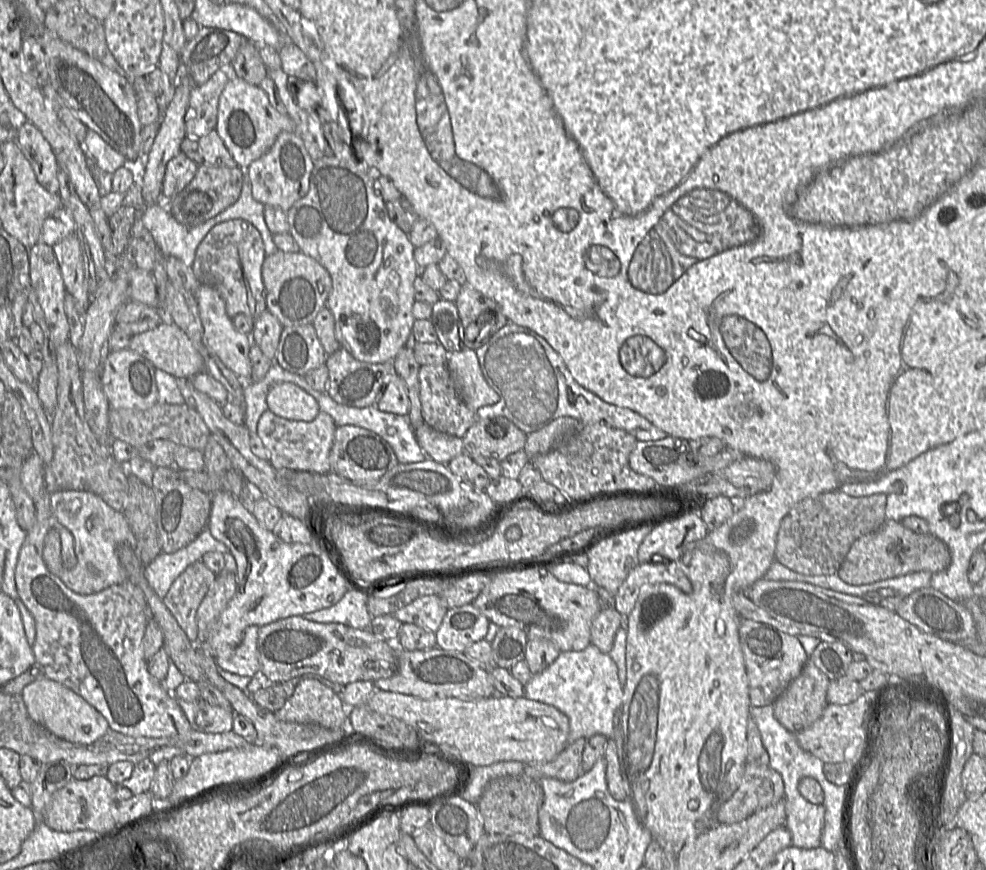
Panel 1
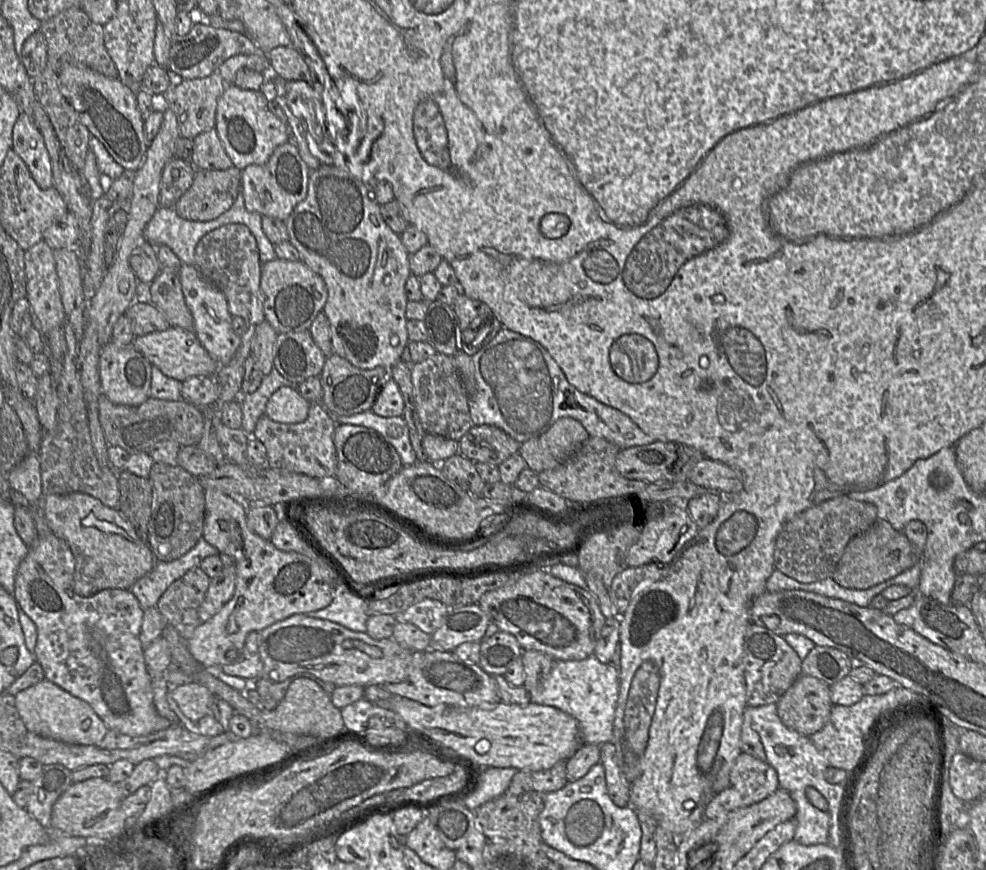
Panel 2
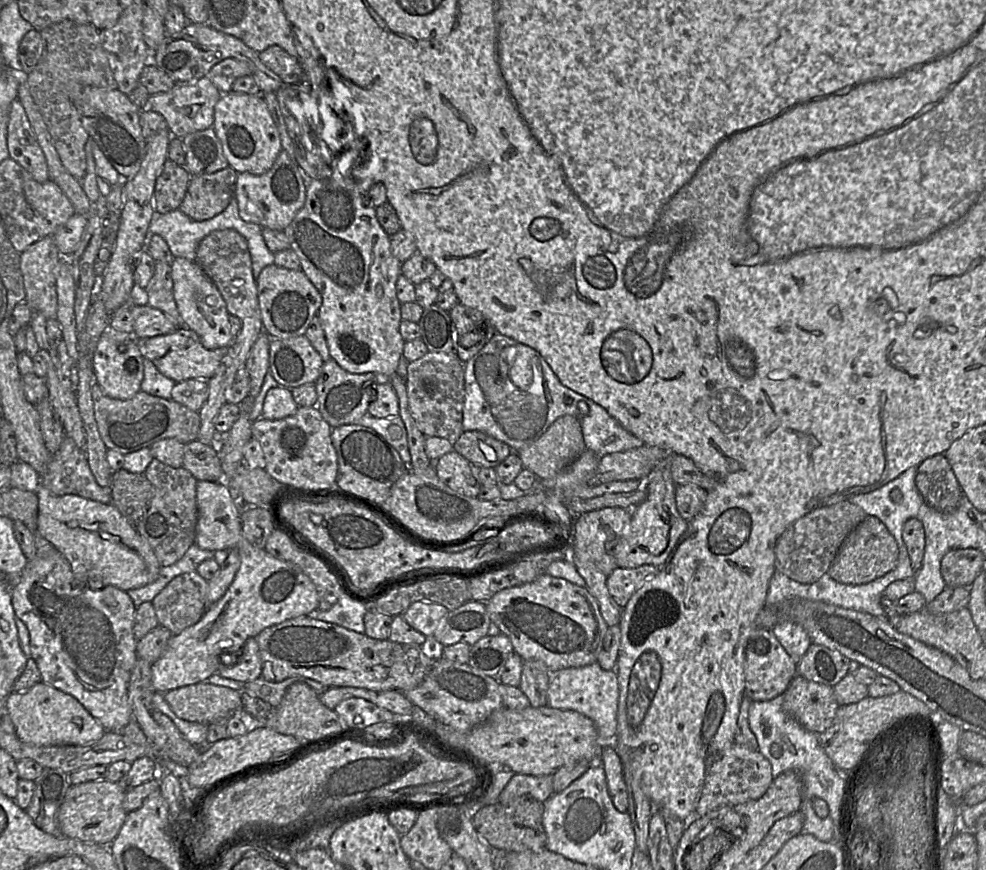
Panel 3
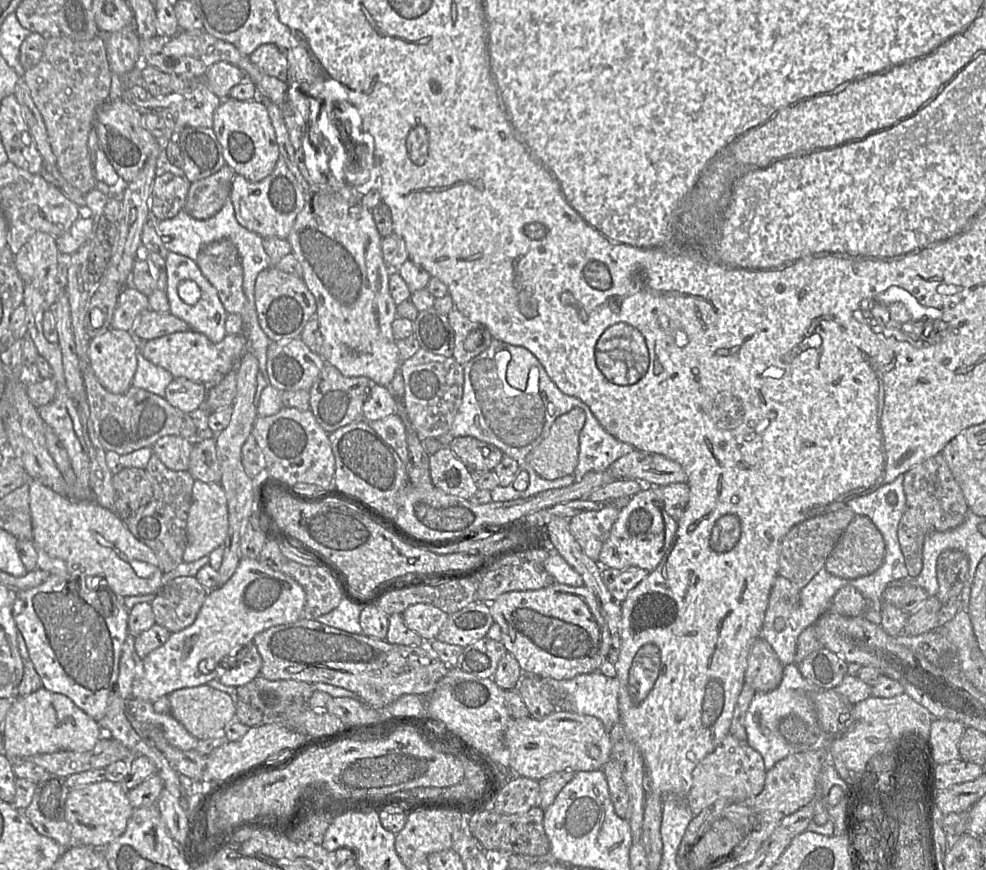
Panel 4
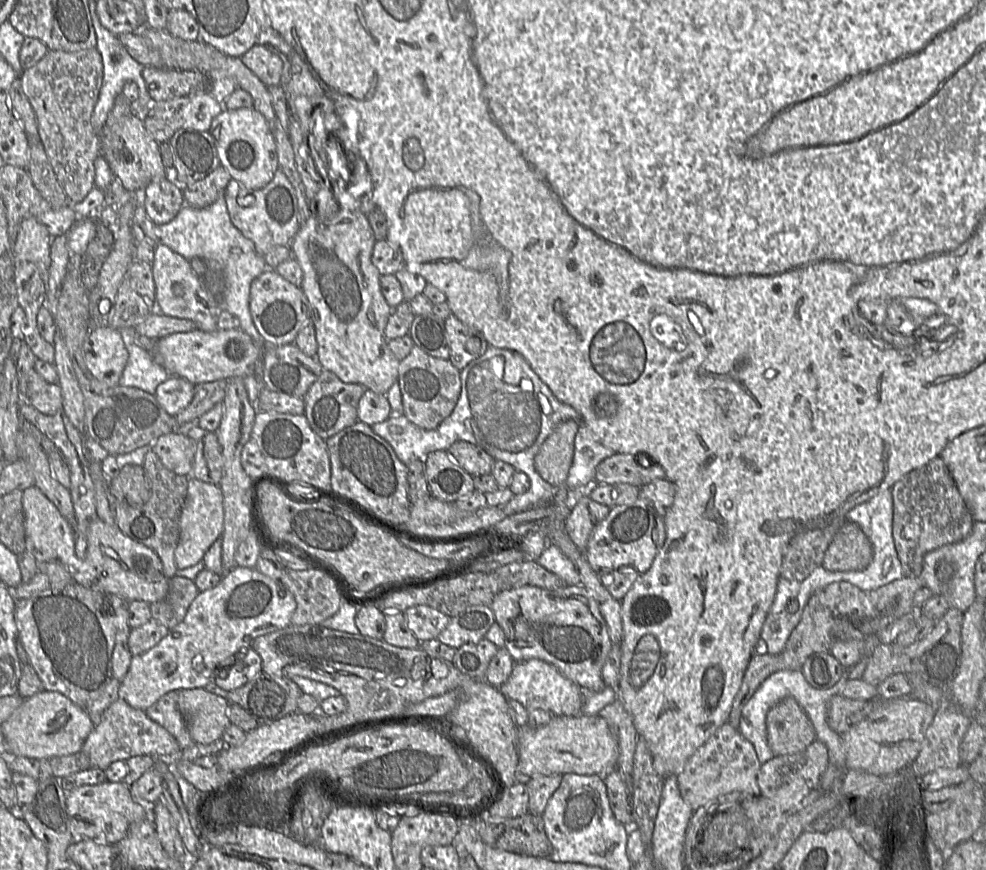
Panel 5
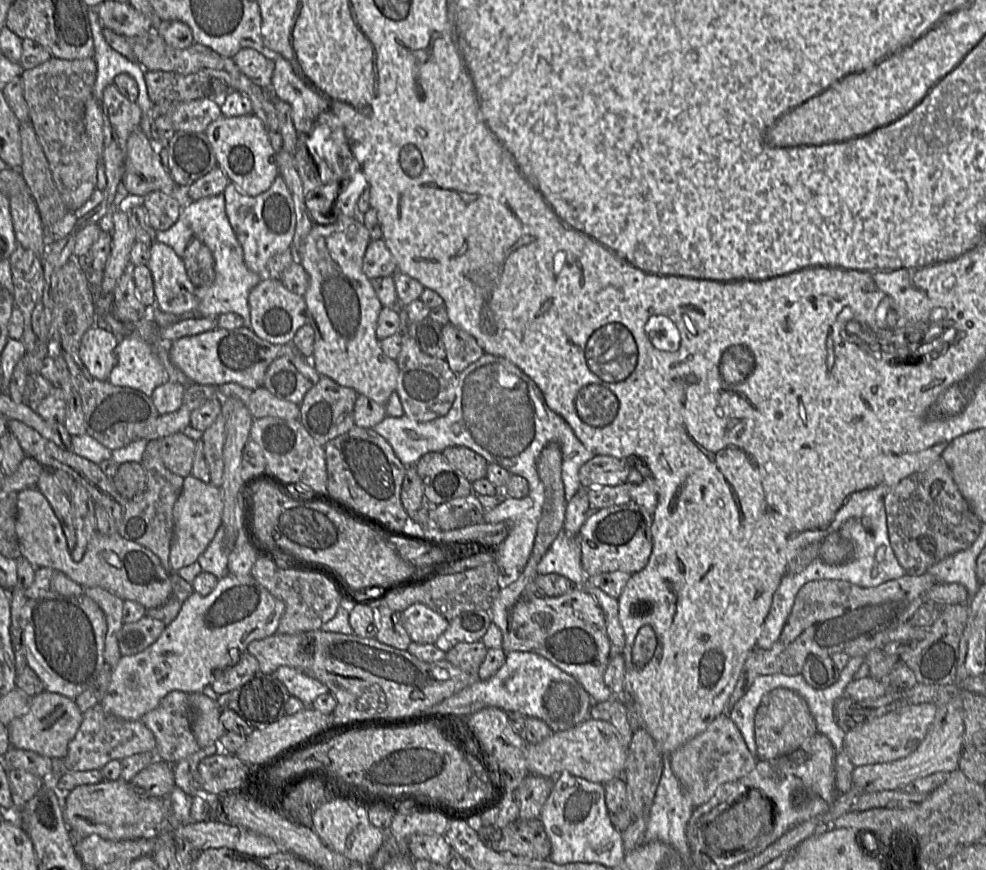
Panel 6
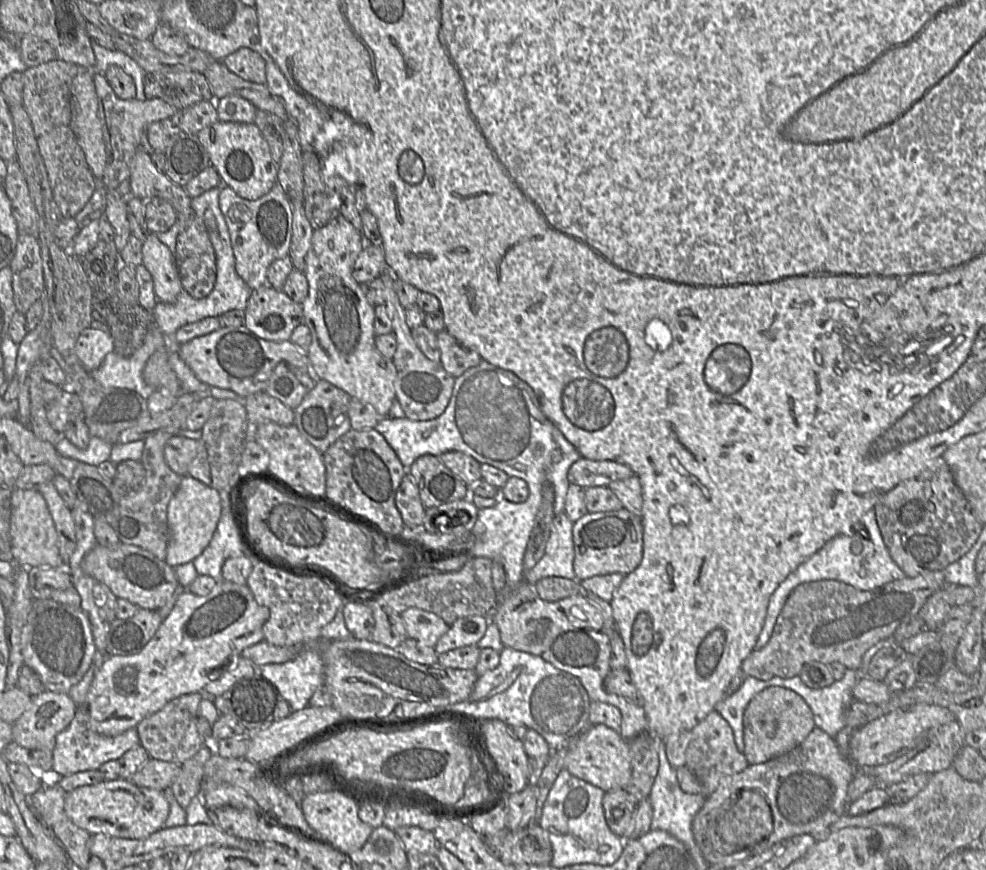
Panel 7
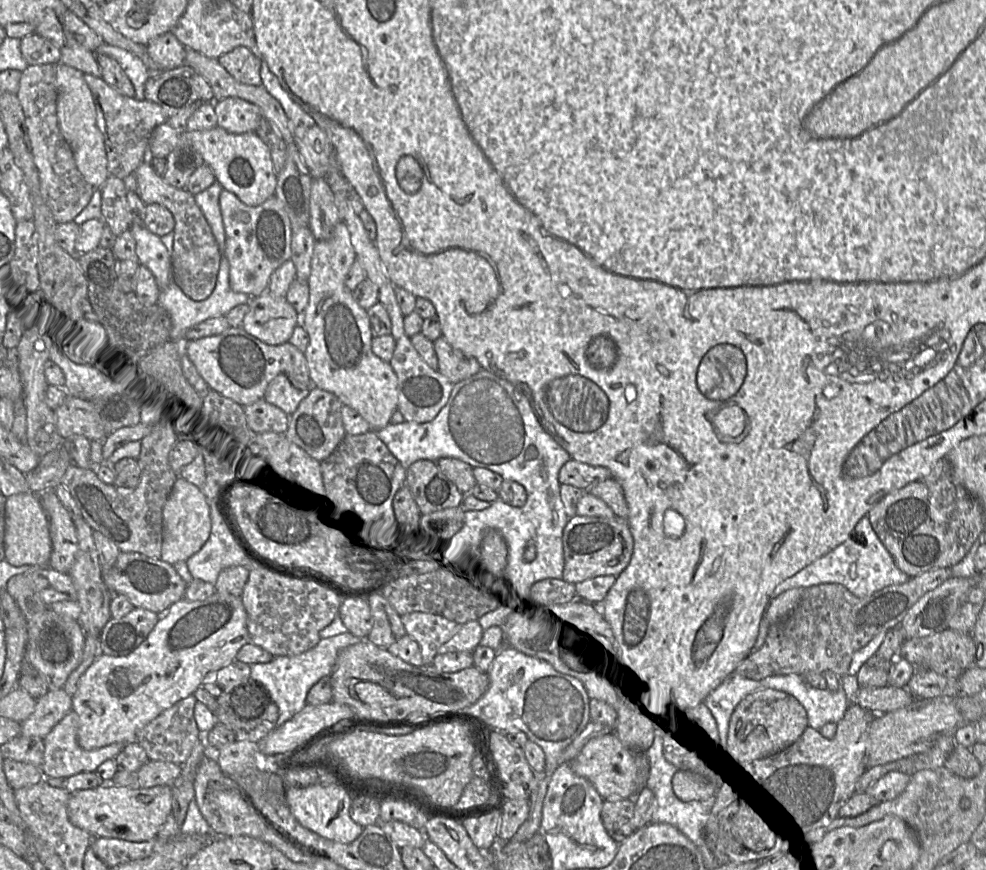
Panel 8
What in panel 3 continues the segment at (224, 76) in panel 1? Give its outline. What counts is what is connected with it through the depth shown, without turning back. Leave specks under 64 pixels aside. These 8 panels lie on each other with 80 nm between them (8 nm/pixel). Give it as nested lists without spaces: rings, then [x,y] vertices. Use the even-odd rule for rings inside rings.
[[[205,76],[193,82],[177,84],[168,92],[150,95],[141,111],[154,111],[161,114],[171,135],[182,139],[190,133],[213,126],[214,107],[221,96],[221,92]]]

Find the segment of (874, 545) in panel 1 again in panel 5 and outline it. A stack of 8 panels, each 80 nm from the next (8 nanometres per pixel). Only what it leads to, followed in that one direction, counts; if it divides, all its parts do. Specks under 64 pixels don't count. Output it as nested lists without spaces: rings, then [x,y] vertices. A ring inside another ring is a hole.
[[[845,522],[828,546],[822,565],[830,571],[865,570],[873,559],[870,540],[859,525]]]

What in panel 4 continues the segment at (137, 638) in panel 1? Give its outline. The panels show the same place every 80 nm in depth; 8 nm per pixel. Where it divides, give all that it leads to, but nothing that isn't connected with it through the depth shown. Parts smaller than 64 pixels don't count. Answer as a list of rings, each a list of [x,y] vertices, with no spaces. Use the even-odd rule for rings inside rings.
[[[69,573],[50,574],[42,584],[16,594],[13,604],[13,618],[16,622],[19,632],[24,637],[29,652],[29,660],[33,663],[35,670],[41,679],[43,688],[48,691],[67,696],[86,714],[88,714],[94,720],[100,721],[105,716],[106,710],[111,703],[111,695],[116,692],[117,689],[117,679],[119,675],[119,663],[122,654],[122,647],[129,634],[129,610],[124,604],[119,603],[118,595],[114,594],[111,590],[90,590],[88,586],[85,586],[85,582],[83,580],[84,577],[72,576]]]

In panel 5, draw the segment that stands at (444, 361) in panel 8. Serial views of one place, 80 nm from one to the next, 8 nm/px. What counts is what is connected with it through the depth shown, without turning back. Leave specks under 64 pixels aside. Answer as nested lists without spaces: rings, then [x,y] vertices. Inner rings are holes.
[[[454,314],[445,320],[449,361],[458,370],[481,357],[489,347],[483,334],[461,322]]]

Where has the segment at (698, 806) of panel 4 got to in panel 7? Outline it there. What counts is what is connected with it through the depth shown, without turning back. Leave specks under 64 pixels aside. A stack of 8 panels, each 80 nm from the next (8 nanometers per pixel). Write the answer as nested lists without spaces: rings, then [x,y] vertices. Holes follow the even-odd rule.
[[[716,710],[711,711],[691,730],[669,736],[663,741],[671,766],[675,769],[689,769],[700,782],[702,794],[706,797],[715,791],[722,778],[737,774],[749,766],[744,754],[735,744],[731,726]]]

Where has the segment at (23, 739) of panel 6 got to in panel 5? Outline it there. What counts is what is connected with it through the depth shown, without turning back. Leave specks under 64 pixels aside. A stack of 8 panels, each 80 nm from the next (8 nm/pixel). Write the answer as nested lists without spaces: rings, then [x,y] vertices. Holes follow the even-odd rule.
[[[43,690],[24,699],[19,708],[1,725],[1,729],[8,758],[27,757],[50,760],[80,752],[94,726],[83,708],[59,692]]]

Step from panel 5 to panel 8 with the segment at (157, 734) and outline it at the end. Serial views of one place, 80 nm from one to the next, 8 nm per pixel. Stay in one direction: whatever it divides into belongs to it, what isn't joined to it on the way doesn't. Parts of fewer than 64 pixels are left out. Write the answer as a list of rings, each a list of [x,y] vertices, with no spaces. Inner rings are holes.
[[[69,712],[43,739],[44,761],[40,770],[44,778],[66,779],[82,772],[94,772],[104,761],[114,759],[127,743],[113,743],[94,750],[84,750],[77,742],[79,716]]]

